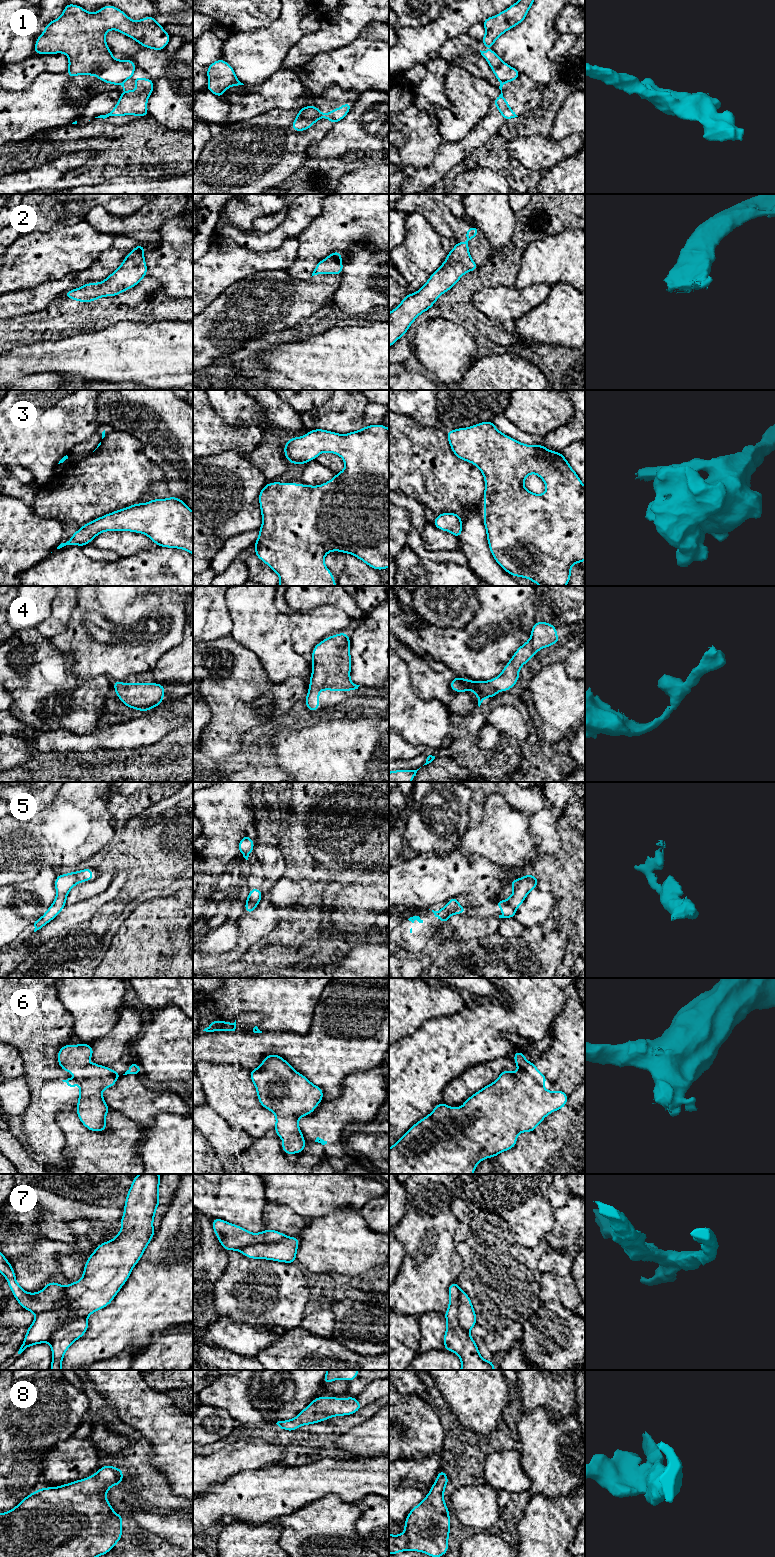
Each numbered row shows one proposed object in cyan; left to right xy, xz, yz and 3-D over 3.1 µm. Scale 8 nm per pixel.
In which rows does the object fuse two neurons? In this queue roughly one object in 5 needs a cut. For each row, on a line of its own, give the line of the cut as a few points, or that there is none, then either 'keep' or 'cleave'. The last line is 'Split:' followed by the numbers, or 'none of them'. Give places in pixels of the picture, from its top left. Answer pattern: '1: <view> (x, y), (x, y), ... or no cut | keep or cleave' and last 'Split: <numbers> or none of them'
1: xz (318, 111), (320, 116) | cleave
2: no cut | keep
3: no cut | keep
4: no cut | keep
5: no cut | keep
6: no cut | keep
7: xz (286, 1236), (277, 1241), (247, 1244), (239, 1250) | cleave
8: no cut | keep
Split: 1, 7

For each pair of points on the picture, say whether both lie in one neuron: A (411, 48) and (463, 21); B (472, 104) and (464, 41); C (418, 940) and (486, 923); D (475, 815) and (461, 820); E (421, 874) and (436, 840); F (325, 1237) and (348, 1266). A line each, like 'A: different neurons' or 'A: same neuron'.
A: same neuron
B: different neurons
C: different neurons
D: different neurons
E: different neurons
F: same neuron

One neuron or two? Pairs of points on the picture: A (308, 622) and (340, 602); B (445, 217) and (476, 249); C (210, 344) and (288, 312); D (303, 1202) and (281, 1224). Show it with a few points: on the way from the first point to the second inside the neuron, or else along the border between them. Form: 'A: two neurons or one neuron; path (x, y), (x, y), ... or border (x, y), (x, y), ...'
A: two neurons; border (311, 609), (317, 606), (334, 605), (352, 619)
B: one neuron; path (453, 225), (469, 241)
C: one neuron; path (229, 325), (242, 312), (269, 312)
D: two neurons; border (271, 1203), (286, 1205), (296, 1213), (308, 1218)

